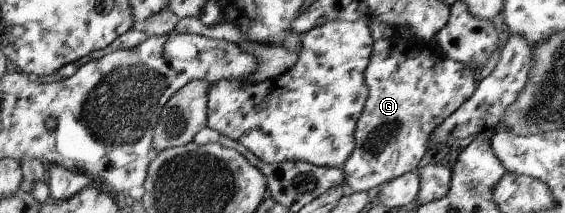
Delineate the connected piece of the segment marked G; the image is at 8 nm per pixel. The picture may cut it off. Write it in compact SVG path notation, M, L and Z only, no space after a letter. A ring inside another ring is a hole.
M395 35L388 40L374 40L374 47L371 48L371 59L366 67L366 71L363 73L363 80L367 85L367 99L363 105L363 111L355 125L355 149L352 151L348 161L346 161L342 167L343 173L346 174L346 183L350 192L373 192L380 186L386 184L390 180L394 180L396 176L402 176L406 172L412 172L412 169L418 165L418 161L422 159L422 155L426 153L429 147L432 145L429 143L428 136L430 132L446 119L451 113L454 113L474 91L474 79L472 79L472 73L466 69L460 62L455 62L450 58L446 58L442 55L442 52L432 41L422 42L416 41L411 36L399 36Z

